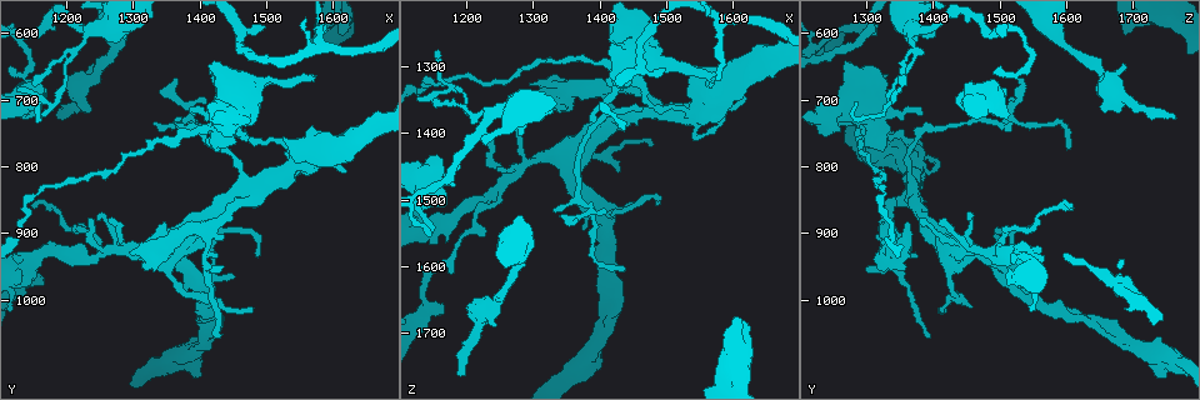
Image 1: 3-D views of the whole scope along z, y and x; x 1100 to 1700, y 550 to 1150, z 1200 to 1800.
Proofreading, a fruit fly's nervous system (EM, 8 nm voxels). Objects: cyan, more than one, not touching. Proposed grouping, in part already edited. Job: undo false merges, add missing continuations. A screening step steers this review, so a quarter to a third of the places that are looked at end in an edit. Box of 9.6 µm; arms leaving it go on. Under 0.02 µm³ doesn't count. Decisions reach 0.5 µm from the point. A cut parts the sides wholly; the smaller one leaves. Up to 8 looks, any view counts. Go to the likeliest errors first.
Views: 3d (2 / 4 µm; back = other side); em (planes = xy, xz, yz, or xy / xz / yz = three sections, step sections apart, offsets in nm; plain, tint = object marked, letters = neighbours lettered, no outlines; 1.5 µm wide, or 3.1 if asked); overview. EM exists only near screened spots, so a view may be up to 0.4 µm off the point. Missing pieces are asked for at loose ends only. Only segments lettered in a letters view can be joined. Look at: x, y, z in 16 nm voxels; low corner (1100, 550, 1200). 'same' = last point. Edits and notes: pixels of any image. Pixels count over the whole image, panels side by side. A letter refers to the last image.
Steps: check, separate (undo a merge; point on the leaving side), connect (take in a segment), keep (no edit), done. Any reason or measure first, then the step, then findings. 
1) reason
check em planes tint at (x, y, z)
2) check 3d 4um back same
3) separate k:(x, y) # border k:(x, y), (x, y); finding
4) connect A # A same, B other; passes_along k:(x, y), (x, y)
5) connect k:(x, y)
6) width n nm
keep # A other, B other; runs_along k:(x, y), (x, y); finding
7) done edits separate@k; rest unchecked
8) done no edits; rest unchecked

free end
check 3d 4um back at (1195, 730, 1760)

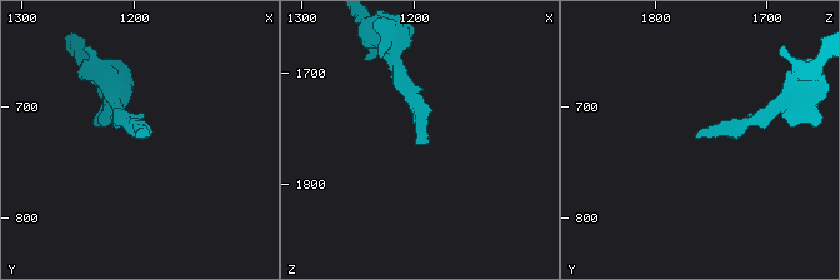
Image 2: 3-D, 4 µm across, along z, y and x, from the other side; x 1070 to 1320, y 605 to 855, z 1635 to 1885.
check em xz step 8 tint at (1198, 728, 1762)

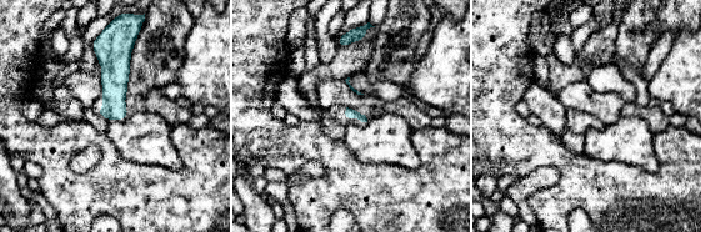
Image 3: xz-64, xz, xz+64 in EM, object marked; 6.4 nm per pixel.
see the neighbours
check em xz step 8 letters same

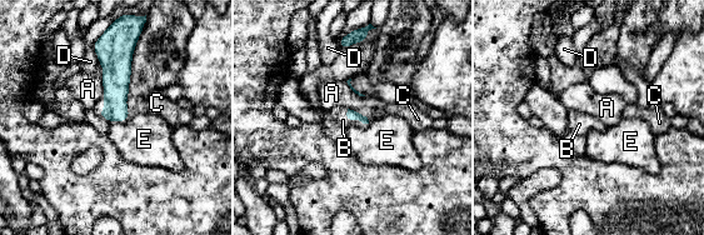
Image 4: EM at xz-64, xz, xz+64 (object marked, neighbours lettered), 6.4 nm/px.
connect B # A other, B same, C other, D other, E other; passes_along 4:(353, 115), (357, 120), (343, 119); the neuron continues

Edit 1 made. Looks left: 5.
branch stops here
check 3d 4um at (1240, 650, 1685)

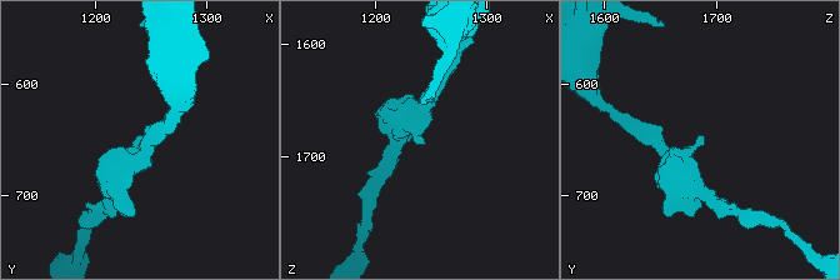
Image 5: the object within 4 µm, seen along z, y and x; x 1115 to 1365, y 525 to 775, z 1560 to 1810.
need the tissue
check em planes plain at (1244, 648, 1688)

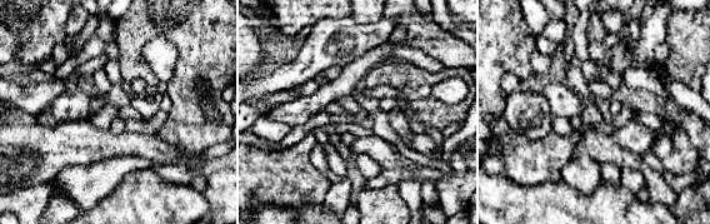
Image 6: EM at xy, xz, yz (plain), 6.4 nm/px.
see the neighbours
check em planes letters same

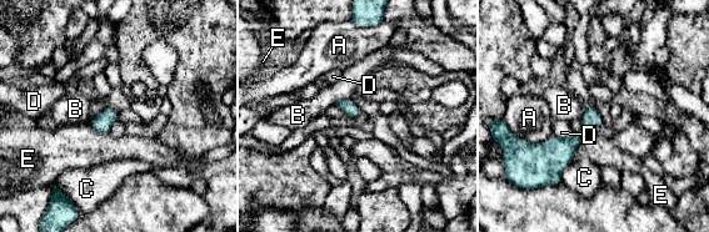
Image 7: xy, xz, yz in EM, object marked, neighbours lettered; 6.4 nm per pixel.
longest_contact A 260 nm
keep # A other, B other, C other, D other, E other; border 7:(350, 97), (338, 100), (334, 104); no lettered segment goes on from it

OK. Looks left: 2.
done edits connect@4; rest unchecked

